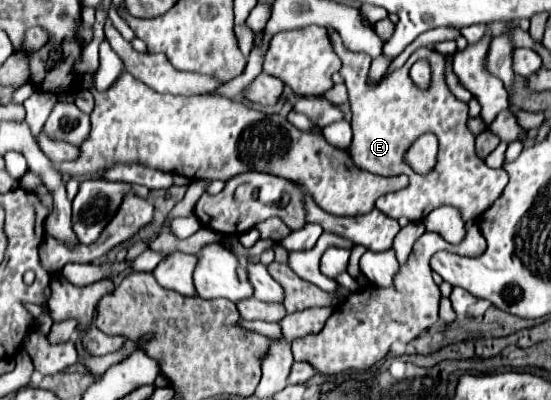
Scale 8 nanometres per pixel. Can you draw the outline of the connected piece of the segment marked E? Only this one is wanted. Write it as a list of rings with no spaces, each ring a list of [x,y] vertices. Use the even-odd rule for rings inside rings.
[[[327,27],[327,33],[331,37],[335,53],[343,61],[339,75],[345,79],[353,111],[351,119],[353,141],[349,145],[349,153],[355,165],[381,177],[397,177],[397,175],[409,177],[407,187],[395,193],[385,193],[383,197],[377,199],[375,207],[387,217],[393,219],[407,217],[409,221],[423,221],[427,213],[443,205],[457,207],[463,215],[485,213],[491,207],[491,203],[495,203],[495,199],[503,193],[507,185],[507,173],[503,169],[489,169],[485,161],[475,153],[475,135],[467,127],[469,107],[451,93],[445,81],[447,59],[439,53],[433,53],[427,47],[417,49],[401,69],[395,69],[383,79],[371,83],[369,81],[371,57],[367,57],[365,53],[351,53],[349,49],[345,49],[345,45],[341,45],[343,41],[337,29]],[[417,59],[429,59],[431,63],[433,77],[431,87],[427,91],[421,91],[409,79],[409,69]],[[427,131],[439,137],[439,161],[433,173],[417,175],[411,169],[403,169],[403,155],[409,149],[409,145]]]

